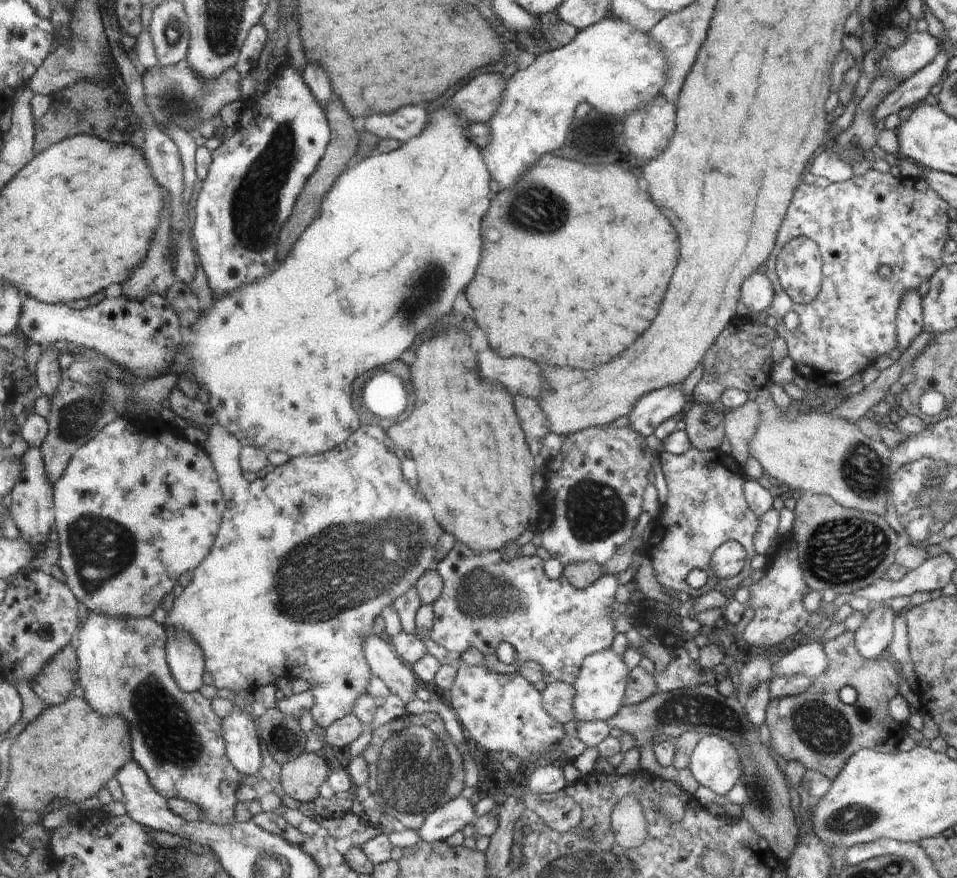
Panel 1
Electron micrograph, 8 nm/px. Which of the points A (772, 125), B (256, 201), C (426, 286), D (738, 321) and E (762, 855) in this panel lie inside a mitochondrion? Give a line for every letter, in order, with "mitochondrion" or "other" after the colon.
A: other
B: mitochondrion
C: mitochondrion
D: other
E: other

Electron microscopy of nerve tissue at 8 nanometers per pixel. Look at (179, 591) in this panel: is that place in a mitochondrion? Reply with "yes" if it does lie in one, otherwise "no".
no

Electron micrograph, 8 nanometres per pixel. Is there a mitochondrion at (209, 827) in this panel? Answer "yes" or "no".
no

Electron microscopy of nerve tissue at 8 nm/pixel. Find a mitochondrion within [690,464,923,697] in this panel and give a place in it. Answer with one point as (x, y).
(843, 550)

